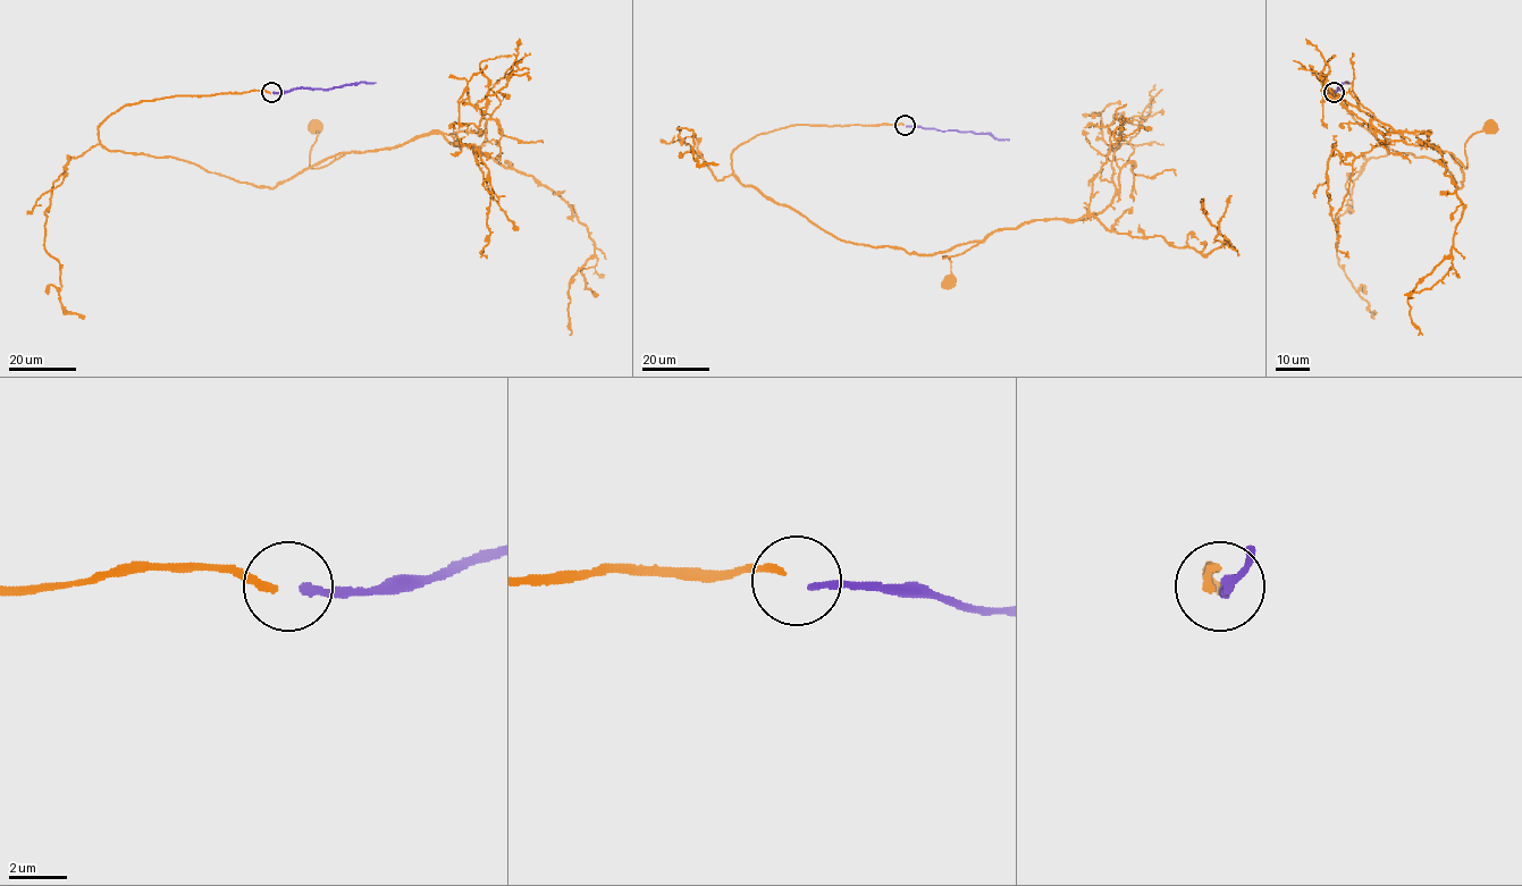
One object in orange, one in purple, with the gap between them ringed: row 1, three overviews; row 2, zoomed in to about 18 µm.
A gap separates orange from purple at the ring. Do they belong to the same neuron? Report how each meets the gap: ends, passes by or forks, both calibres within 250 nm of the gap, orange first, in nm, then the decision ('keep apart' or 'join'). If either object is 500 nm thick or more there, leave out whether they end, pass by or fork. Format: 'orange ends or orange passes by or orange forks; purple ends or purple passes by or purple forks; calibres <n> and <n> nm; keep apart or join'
orange ends; purple ends; calibres 240 and 240 nm; keep apart

